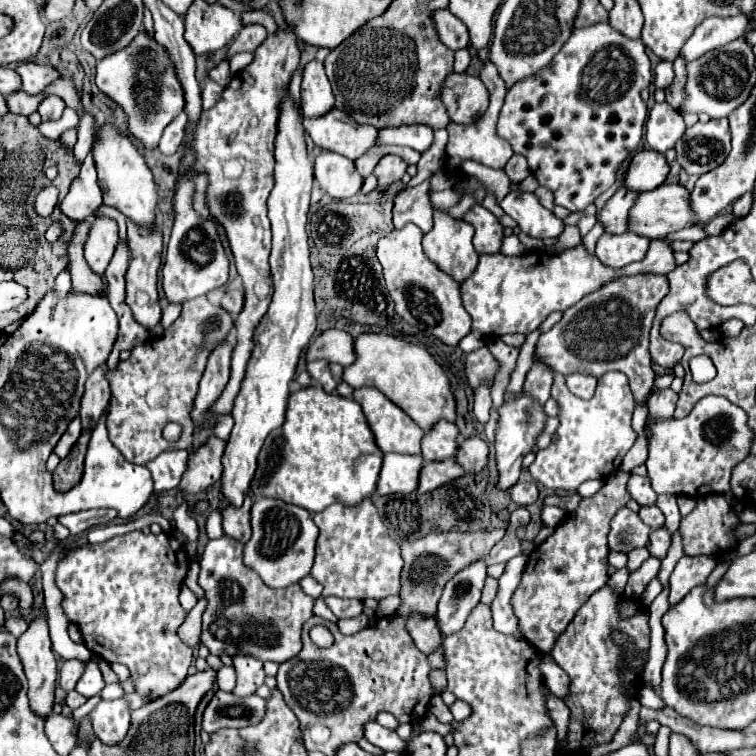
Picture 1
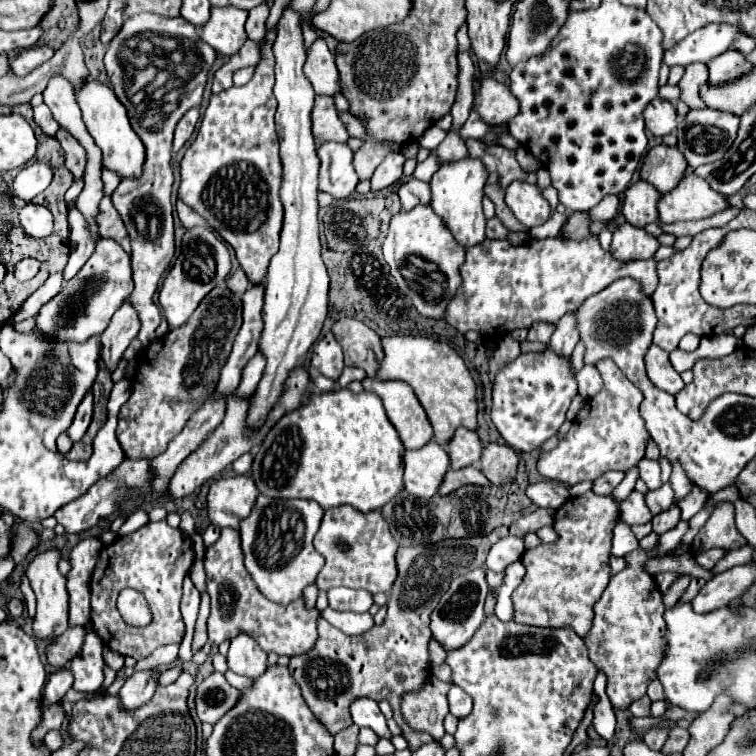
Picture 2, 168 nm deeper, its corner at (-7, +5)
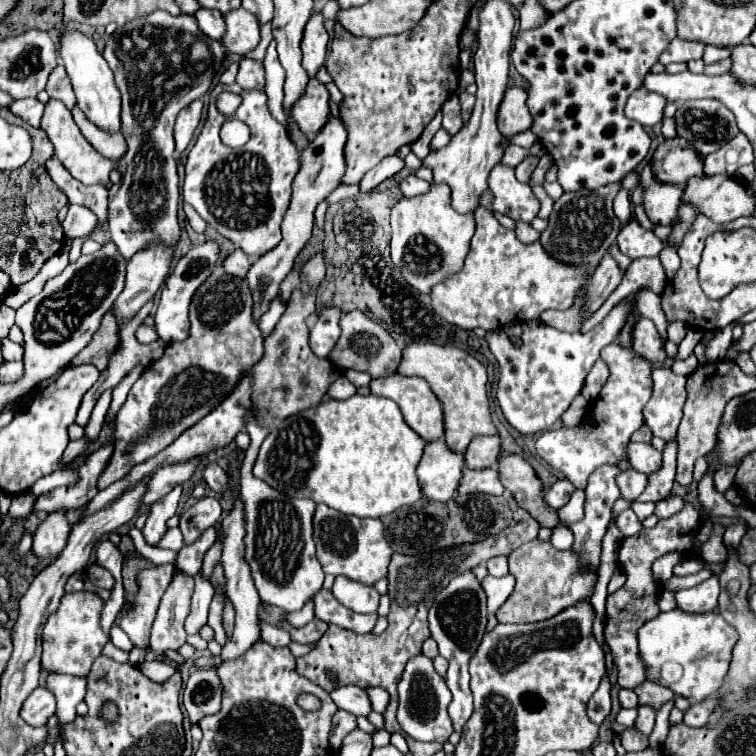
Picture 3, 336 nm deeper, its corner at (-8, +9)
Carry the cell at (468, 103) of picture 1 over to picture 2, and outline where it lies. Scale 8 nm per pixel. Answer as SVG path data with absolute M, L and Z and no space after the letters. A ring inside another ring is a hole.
M493 78L481 80L481 88L475 94L473 106L491 126L505 126L511 118L515 118L515 114L519 114L517 98L513 98L511 90L505 84Z

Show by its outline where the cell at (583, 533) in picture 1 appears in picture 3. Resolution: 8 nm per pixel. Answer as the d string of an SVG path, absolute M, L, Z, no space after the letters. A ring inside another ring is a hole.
M532 540L518 546L510 556L510 574L516 578L516 590L504 602L504 606L496 612L498 622L540 622L556 616L558 612L574 606L582 600L592 598L594 586L598 582L596 572L584 570L582 558L574 550L556 550L550 542Z

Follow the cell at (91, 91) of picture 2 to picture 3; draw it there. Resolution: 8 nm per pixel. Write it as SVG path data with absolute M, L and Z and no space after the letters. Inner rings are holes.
M66 30L60 38L60 50L58 52L60 52L60 58L64 60L66 72L72 80L78 108L102 132L106 132L106 134L120 132L120 90L114 84L114 76L112 76L112 70L108 68L108 62L96 50L96 44L80 32Z

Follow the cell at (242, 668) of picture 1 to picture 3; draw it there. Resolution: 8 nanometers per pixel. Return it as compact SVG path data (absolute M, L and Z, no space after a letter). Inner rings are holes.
M236 496L234 498L234 508L232 512L222 520L222 528L226 532L226 540L224 540L224 552L222 552L222 566L226 572L226 580L228 580L228 598L234 604L236 610L236 626L234 626L234 634L230 636L228 644L222 648L222 658L224 660L236 660L242 658L256 642L260 642L260 626L258 626L258 604L260 604L260 596L254 588L252 576L250 576L250 568L244 560L244 512L242 512L242 502Z

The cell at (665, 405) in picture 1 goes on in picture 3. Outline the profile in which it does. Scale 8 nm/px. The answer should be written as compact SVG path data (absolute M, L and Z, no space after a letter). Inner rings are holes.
M640 316L634 332L632 332L634 340L632 340L632 348L636 354L640 354L644 360L648 360L652 366L662 366L662 368L670 368L672 366L672 358L668 358L666 350L664 350L664 340L660 338L656 326L652 320Z

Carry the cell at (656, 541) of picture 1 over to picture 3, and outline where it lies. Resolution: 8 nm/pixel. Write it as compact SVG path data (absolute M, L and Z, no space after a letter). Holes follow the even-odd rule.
M668 496L656 504L654 514L662 520L662 518L670 518L672 514L678 514L682 508L684 508L684 500L680 496Z

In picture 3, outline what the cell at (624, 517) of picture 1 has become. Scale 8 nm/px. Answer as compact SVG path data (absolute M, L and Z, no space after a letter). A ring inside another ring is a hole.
M632 468L632 470L620 472L618 478L616 478L616 482L618 482L618 486L620 486L622 498L628 500L628 502L634 502L634 500L644 492L648 478L646 478L646 474L640 474L638 470Z

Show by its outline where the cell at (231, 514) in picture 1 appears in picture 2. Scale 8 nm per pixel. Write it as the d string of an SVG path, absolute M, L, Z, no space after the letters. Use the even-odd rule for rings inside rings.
M249 476L215 480L207 494L207 512L211 524L239 530L239 522L249 516L257 494L259 492Z

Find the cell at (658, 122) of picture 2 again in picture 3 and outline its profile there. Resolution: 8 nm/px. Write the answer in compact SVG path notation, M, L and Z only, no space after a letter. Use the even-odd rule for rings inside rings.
M646 88L636 90L626 104L626 112L630 118L638 120L642 126L656 126L664 120L666 98L662 94L650 92Z

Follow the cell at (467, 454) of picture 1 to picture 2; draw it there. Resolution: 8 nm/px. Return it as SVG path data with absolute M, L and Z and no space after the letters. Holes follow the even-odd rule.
M487 444L481 456L481 472L489 478L491 484L507 484L515 480L519 456L513 448L503 444Z

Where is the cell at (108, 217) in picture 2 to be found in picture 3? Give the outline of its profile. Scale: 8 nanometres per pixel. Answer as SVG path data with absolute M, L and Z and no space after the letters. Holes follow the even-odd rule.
M56 158L46 162L46 170L50 174L50 178L58 184L58 188L68 196L70 204L80 204L90 208L100 224L104 226L104 230L108 230L108 190L100 184L96 186L84 186L80 182L76 182L68 170L64 170L64 166L60 166L60 162L56 162Z

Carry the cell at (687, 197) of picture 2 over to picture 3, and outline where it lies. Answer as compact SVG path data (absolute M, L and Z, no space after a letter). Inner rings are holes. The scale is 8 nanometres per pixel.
M714 174L702 178L690 178L686 182L682 204L692 204L700 214L714 222L730 222L754 212L752 190L738 184L734 178Z

